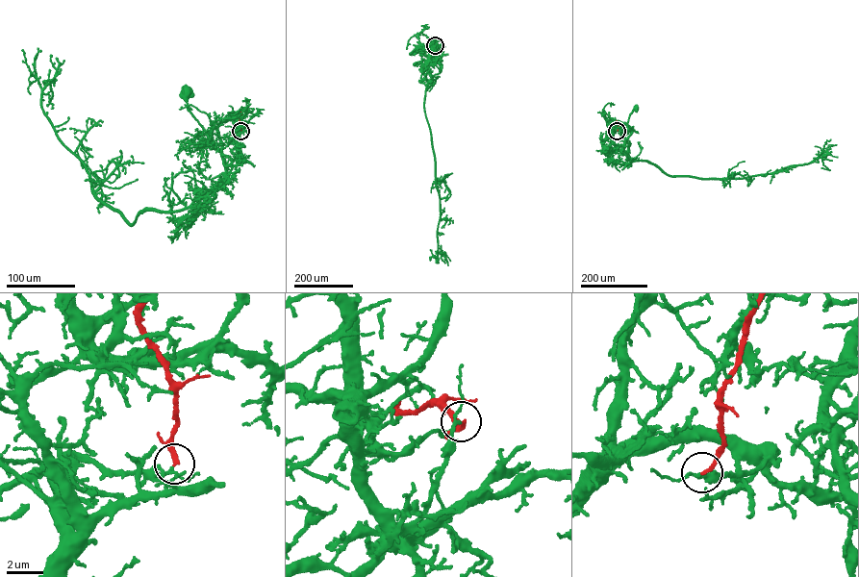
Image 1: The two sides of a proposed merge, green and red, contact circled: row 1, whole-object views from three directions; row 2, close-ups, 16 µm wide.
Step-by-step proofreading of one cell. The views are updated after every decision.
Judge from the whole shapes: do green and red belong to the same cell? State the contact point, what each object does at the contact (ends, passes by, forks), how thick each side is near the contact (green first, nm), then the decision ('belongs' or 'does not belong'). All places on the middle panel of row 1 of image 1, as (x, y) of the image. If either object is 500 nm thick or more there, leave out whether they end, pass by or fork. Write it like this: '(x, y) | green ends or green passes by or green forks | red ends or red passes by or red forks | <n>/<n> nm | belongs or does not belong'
(435, 45) | green passes by | red ends | 140/240 nm | does not belong

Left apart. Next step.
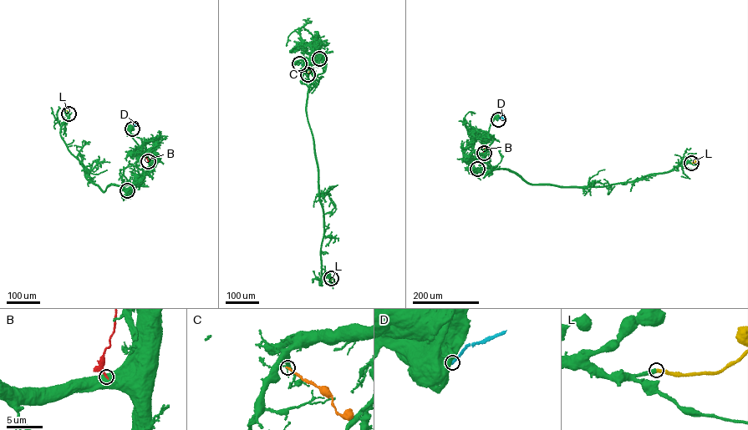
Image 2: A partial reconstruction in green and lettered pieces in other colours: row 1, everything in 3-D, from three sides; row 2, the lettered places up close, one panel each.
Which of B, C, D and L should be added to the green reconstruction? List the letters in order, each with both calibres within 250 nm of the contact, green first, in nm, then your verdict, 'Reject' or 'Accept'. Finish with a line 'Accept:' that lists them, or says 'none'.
B: Thickness 850 nm (green) against 200 nm. Reject
C: Thickness 120 nm (green) against 220 nm. Reject
D: Thickness 750 nm (green) against 280 nm. Reject
L: Thickness 440 nm (green) against 360 nm. Accept
Accept: L

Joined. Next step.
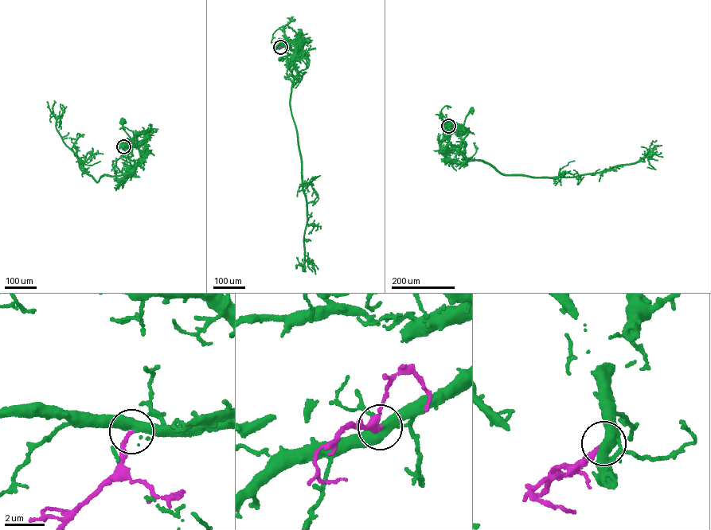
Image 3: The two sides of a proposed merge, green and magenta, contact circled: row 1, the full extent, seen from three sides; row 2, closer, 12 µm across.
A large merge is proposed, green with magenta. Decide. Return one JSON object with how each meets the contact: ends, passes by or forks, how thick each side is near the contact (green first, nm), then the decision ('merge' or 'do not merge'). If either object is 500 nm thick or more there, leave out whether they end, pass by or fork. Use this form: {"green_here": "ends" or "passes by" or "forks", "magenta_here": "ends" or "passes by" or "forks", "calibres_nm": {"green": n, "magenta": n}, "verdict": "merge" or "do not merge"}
{"green_here": "passes by", "magenta_here": "ends", "calibres_nm": {"green": 480, "magenta": 220}, "verdict": "merge"}

